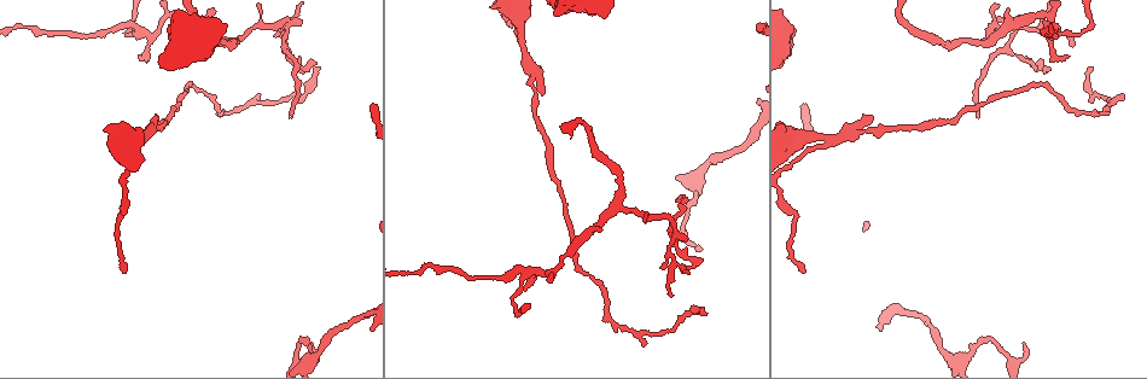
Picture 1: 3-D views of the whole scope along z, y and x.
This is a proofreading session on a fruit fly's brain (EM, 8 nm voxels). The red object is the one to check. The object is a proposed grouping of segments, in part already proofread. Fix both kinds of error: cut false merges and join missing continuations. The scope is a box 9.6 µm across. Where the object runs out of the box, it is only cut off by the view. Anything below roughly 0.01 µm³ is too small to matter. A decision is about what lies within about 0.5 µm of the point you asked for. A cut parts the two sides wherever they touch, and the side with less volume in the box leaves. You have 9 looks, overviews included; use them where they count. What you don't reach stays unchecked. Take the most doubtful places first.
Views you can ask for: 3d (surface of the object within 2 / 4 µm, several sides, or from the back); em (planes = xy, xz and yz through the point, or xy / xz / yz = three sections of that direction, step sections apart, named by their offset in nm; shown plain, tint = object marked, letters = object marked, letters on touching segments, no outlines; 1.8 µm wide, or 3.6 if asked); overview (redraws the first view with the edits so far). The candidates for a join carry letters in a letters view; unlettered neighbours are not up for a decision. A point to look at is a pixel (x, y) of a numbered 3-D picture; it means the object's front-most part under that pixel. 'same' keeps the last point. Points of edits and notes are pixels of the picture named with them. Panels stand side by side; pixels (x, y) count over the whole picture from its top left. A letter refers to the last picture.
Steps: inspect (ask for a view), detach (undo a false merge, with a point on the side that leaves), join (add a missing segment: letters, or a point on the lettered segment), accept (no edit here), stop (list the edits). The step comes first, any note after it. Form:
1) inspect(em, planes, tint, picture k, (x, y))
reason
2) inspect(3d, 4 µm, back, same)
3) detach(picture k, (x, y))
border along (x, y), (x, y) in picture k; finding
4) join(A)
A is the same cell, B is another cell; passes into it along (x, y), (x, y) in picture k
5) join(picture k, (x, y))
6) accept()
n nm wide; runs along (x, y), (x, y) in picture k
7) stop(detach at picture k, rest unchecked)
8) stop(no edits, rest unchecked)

inspect(em, planes, letters, picture 1, (155, 117))
free end

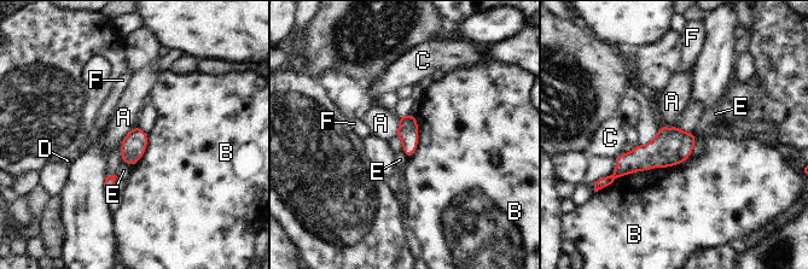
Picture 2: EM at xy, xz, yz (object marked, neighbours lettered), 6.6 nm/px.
accept()
A, B, C, D, E and F are other cells; border along (397, 117), (397, 132), (395, 135) in picture 2; none of them fits

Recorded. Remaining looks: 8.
inspect(3d, 2 µm, back, picture 1, (143, 32))
three-way junction

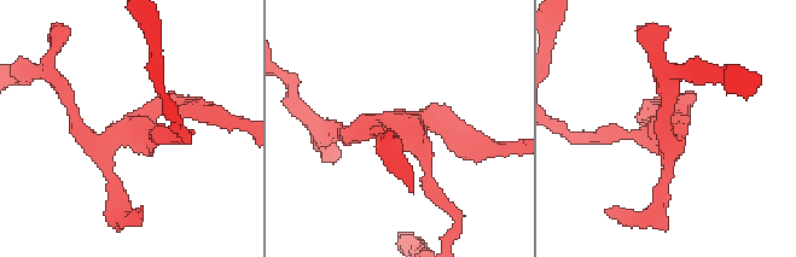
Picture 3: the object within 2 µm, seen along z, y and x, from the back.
inspect(em, planes, tint, picture 3, (403, 129))

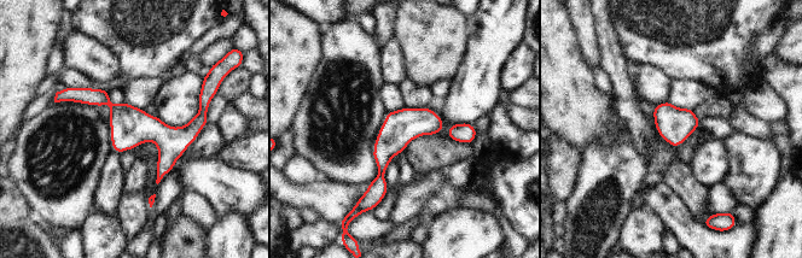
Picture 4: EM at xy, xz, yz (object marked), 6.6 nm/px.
inspect(em, planes, letters, same)
see the neighbours

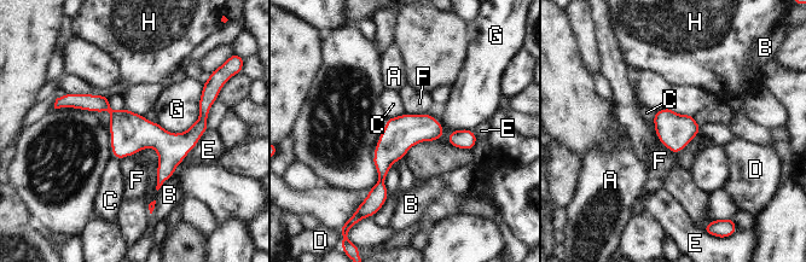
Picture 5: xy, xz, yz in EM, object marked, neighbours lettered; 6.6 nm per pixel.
accept()
A, B, C, D, E, F, G and H are other cells; border along (654, 132), (657, 139), (676, 155) in picture 5; one neuron here

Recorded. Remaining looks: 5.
inspect(em, 3.6 µm, planes, letters, picture 1, (704, 314))
tapers out

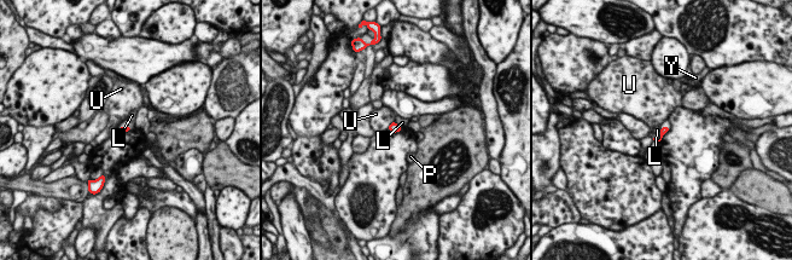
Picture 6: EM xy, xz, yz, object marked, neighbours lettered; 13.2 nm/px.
join(picture 6, (127, 122))
P is the same cell, L, U and Y are other cells; passes into it along (122, 130), (126, 127), (127, 122) in picture 6; it goes on there

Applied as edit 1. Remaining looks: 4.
inspect(em, yz, step 8, tint, picture 1, (292, 22))

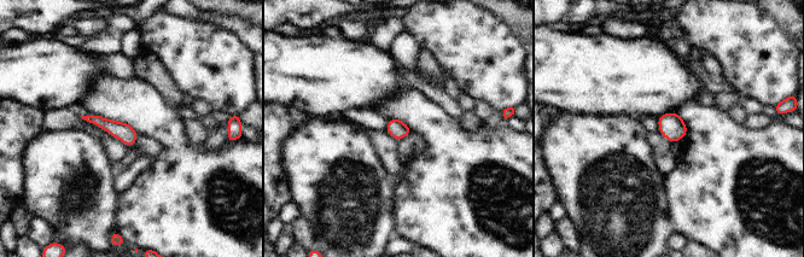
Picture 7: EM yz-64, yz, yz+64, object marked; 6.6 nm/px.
inspect(em, planes, tint, same)

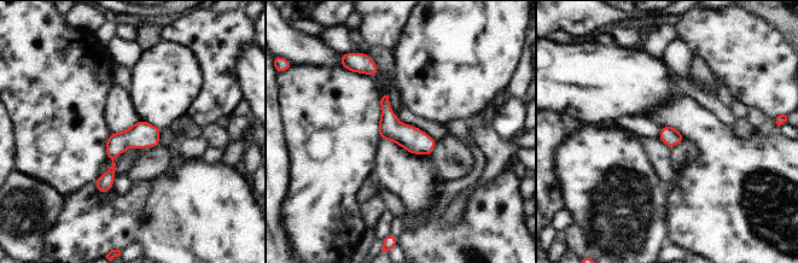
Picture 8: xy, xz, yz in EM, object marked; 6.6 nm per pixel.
inspect(em, planes, letters, same)
see the neighbours

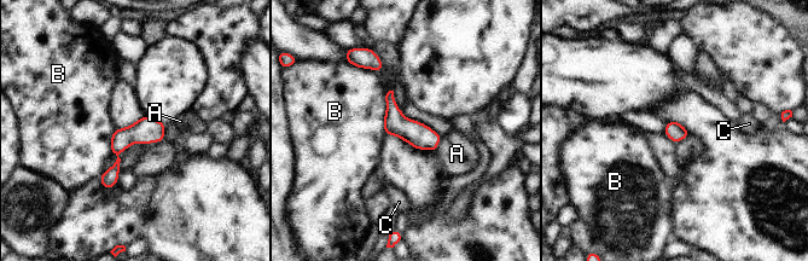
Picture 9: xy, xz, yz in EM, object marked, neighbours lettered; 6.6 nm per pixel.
accept()
B touches over 300 nm; A, B and C are other cells; border along (393, 90), (385, 96), (384, 134) in picture 9; continuous, no second neuron

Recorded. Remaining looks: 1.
stop(join at picture 6, rest unchecked)

